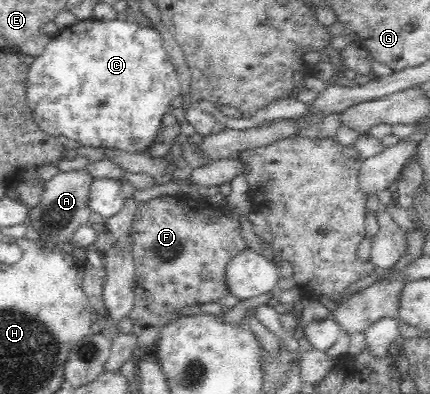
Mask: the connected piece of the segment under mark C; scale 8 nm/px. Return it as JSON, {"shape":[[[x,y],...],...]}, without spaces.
{"shape":[[[91,18],[78,21],[65,30],[61,30],[58,34],[52,36],[52,40],[46,45],[43,53],[35,57],[34,62],[28,67],[24,85],[26,85],[26,101],[28,101],[28,108],[32,111],[32,117],[46,134],[55,137],[62,134],[62,136],[76,140],[84,146],[118,149],[132,154],[144,154],[149,158],[153,157],[145,150],[152,144],[160,128],[160,120],[162,120],[164,114],[172,109],[173,105],[178,103],[178,96],[181,94],[180,81],[178,81],[176,70],[168,57],[168,53],[166,53],[166,49],[164,49],[160,33],[152,27],[142,26],[138,22],[130,22],[126,19],[104,21]]]}

